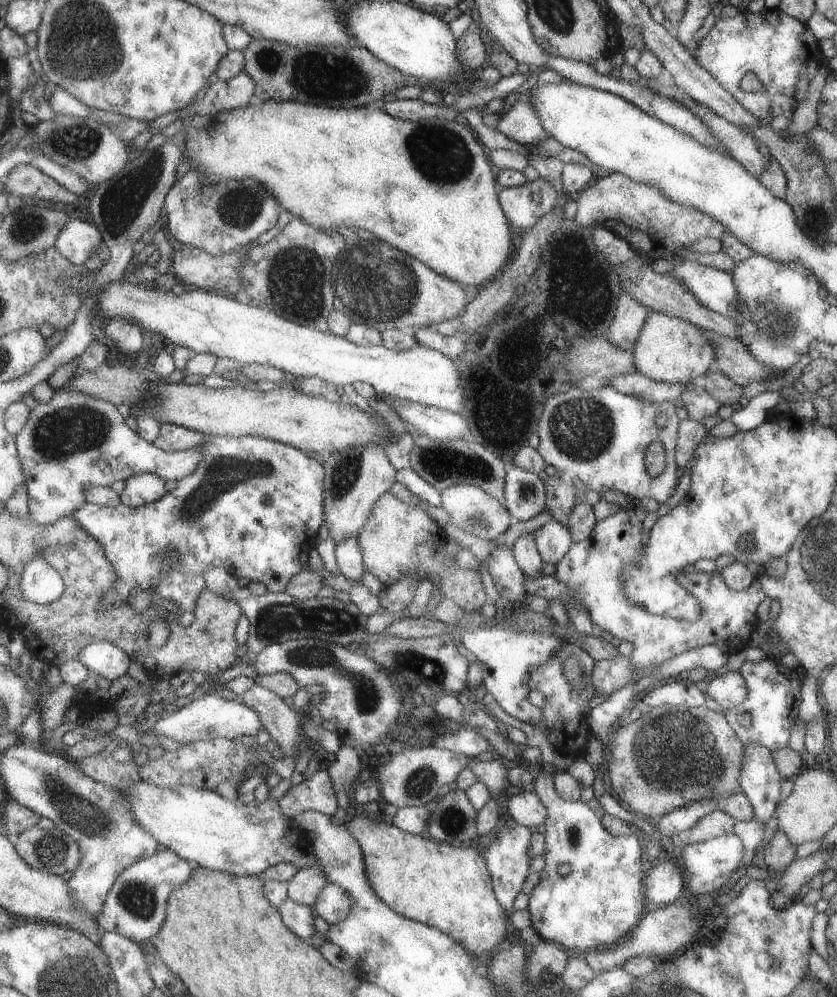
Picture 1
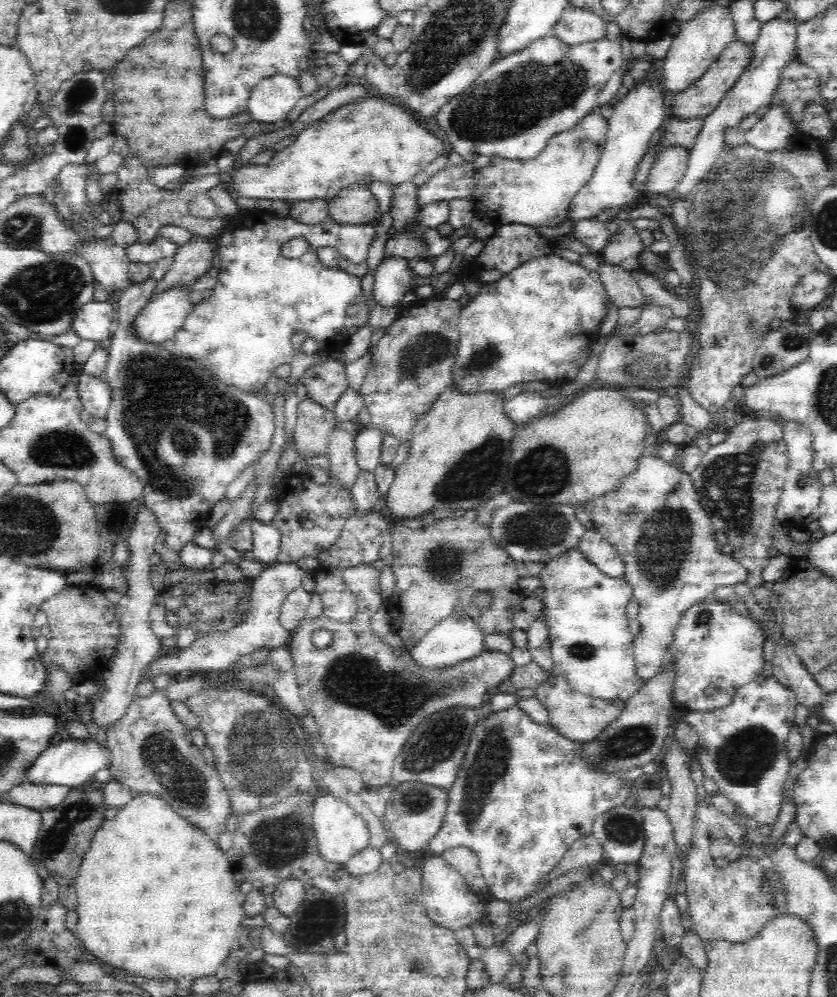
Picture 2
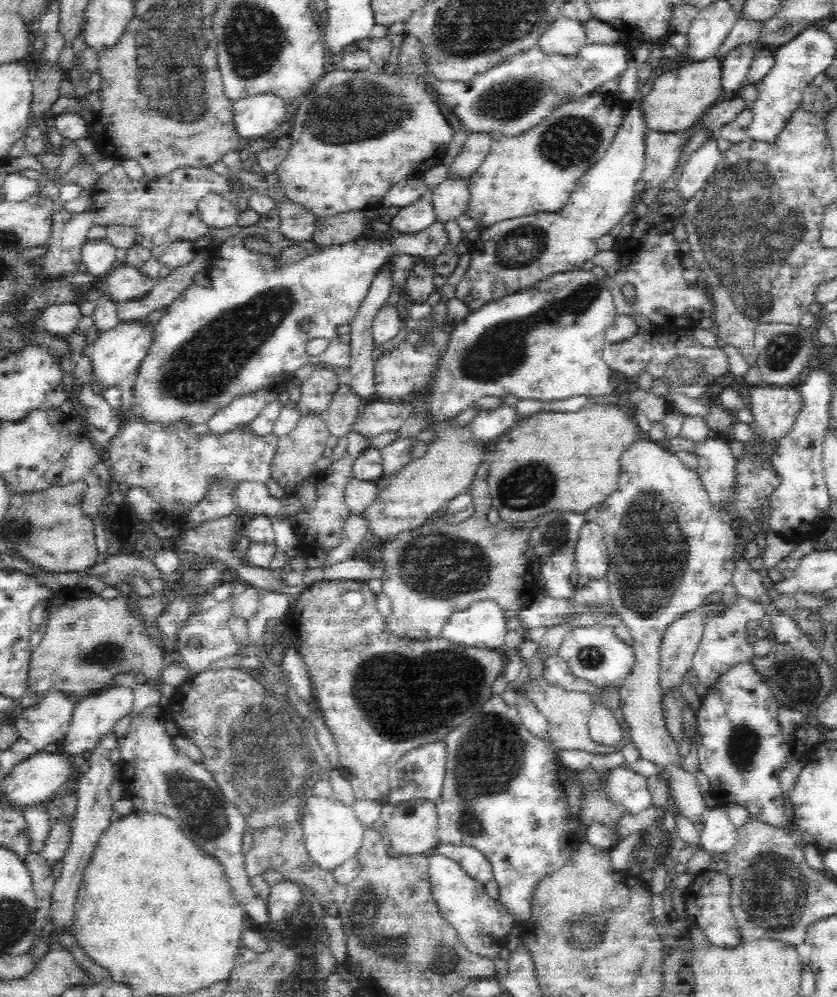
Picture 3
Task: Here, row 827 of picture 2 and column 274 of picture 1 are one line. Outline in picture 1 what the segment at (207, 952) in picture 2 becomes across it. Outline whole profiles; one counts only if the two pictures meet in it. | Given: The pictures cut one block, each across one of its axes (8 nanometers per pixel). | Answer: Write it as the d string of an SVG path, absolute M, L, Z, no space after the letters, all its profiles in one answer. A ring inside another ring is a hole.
M267 100L267 102L252 102L245 108L235 108L231 112L221 112L215 115L215 122L209 128L197 129L197 134L193 134L187 142L187 156L191 160L192 166L199 166L203 172L207 173L207 182L217 182L217 180L258 180L273 193L282 204L283 210L303 218L309 225L317 229L329 230L329 228L365 228L371 230L375 236L379 236L391 246L419 258L425 262L428 268L433 268L439 272L440 276L464 284L479 288L481 282L495 277L499 269L505 265L505 260L509 256L509 236L507 230L506 216L501 212L497 204L498 195L495 194L495 178L491 174L491 166L487 162L484 148L479 144L468 126L463 126L459 122L449 121L443 117L424 119L423 121L405 121L394 118L380 109L368 107L344 108L344 107L323 107L322 105L304 104L295 100Z

